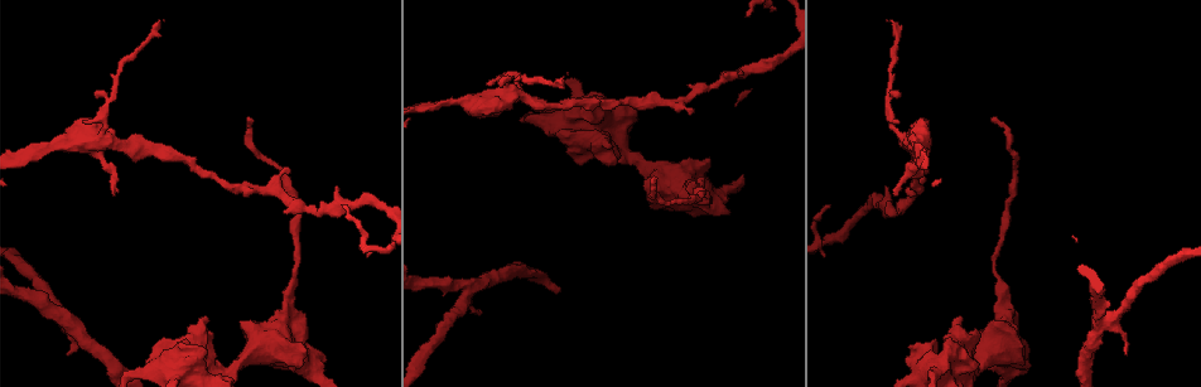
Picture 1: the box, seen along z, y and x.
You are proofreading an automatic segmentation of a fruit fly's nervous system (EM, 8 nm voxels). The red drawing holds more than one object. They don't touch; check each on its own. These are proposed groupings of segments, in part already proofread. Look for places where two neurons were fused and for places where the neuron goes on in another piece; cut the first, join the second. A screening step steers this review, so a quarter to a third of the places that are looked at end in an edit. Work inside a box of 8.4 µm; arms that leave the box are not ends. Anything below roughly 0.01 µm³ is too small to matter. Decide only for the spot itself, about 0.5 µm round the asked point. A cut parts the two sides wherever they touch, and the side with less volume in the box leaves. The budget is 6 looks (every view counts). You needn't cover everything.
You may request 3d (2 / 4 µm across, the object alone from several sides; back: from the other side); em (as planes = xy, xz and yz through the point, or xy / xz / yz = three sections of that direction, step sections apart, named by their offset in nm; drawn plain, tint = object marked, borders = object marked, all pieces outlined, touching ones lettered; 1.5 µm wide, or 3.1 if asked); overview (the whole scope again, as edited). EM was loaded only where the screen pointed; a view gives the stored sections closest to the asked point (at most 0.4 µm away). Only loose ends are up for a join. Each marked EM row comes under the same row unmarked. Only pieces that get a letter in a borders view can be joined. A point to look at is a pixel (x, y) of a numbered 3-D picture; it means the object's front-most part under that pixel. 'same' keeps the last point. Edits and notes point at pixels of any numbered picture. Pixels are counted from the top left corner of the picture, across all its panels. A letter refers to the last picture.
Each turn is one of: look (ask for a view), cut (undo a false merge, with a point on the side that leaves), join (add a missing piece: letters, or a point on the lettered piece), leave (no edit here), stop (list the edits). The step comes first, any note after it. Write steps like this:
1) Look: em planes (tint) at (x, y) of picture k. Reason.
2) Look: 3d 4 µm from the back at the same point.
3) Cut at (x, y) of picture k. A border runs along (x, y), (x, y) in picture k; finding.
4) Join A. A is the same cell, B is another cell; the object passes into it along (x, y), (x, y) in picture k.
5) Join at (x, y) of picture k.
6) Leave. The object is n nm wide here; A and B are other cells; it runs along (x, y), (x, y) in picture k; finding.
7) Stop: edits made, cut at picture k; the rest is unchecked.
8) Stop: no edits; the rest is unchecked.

Look: em yz step 4 (borders) at (469, 285) of picture 1. Three arms meet.

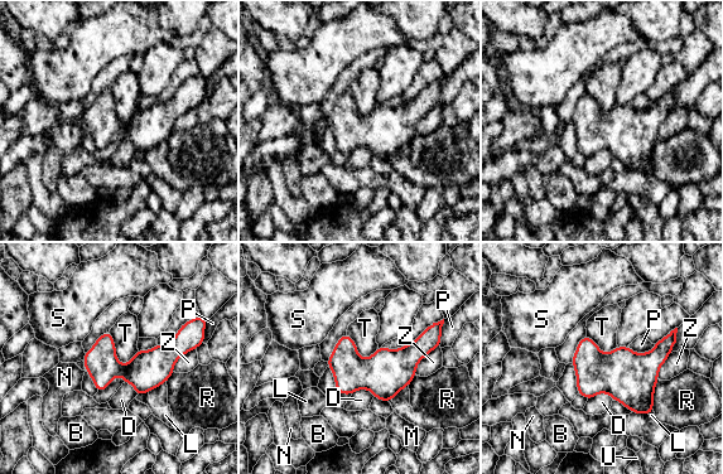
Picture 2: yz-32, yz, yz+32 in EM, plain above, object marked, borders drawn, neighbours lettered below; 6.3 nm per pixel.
Leave. B, D, L, M, N, P, R, S, T, U and Z are other cells; a border runs along (588, 400), (598, 393), (613, 400) in picture 2; one neuron here.

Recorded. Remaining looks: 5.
Look: 3d 2 µm at (692, 109) of picture 1. Free end.

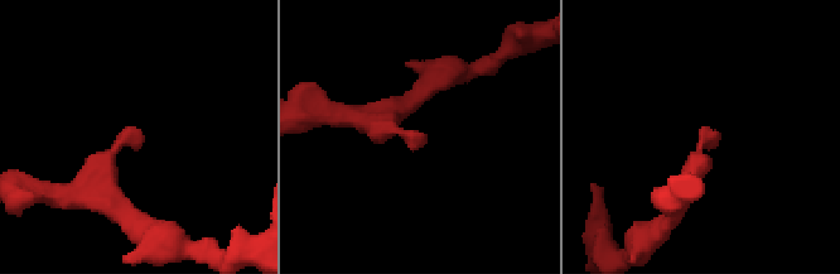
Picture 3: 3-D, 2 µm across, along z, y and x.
Look: em planes (borders) at (699, 137) of picture 3. Shape alone is not enough.

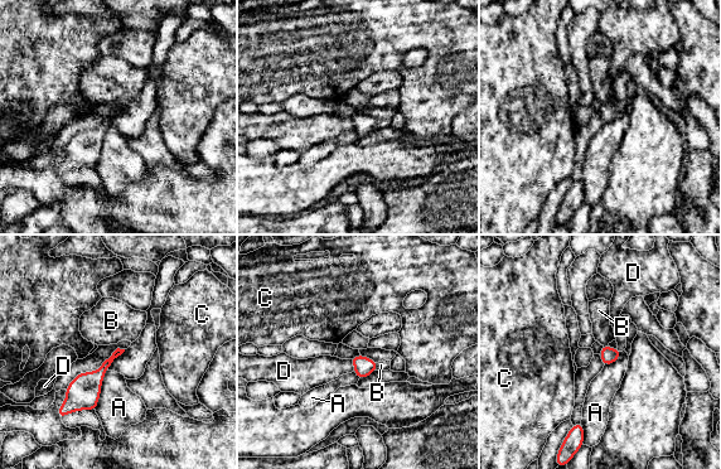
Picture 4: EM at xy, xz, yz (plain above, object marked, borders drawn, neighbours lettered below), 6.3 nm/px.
Leave. A, B, C and D are other cells; a border runs along (348, 359), (354, 371) in picture 4; no lettered piece goes on from it.

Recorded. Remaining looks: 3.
Look: 3d 2 µm at (904, 141) of picture 1. Looks like a crossing.

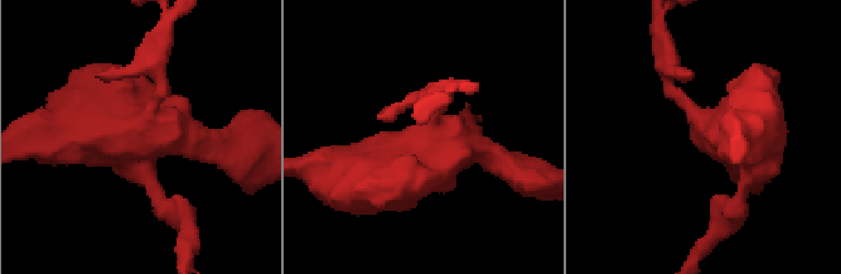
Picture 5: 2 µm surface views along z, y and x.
Look: em planes (tint) at (163, 129) of picture 5. Shape alone is not enough.

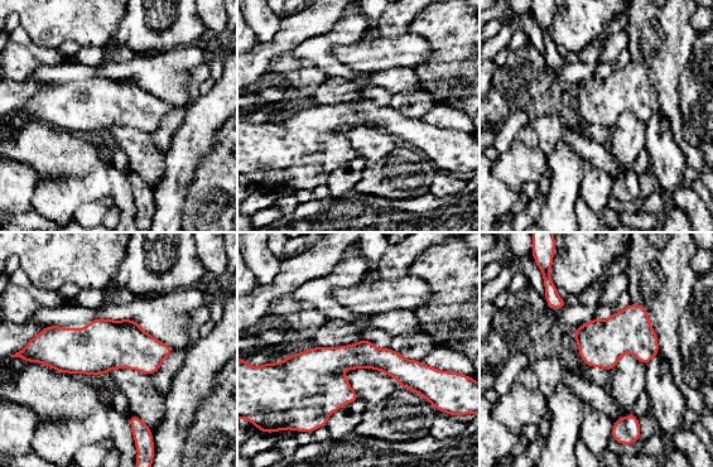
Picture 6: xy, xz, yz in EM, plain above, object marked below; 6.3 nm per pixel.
Look: em planes (borders) at the same point.

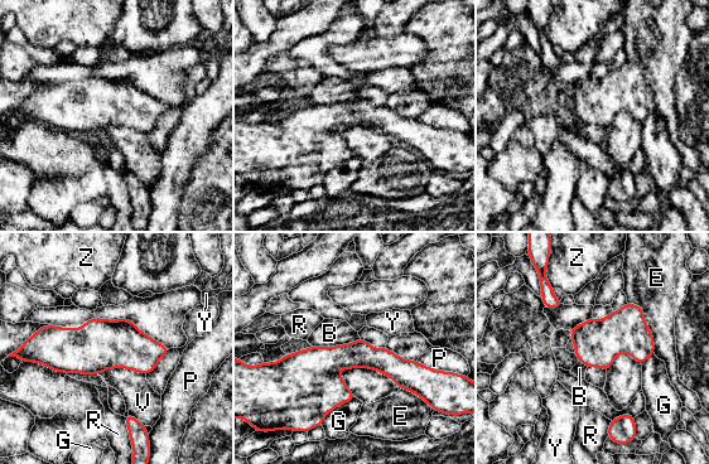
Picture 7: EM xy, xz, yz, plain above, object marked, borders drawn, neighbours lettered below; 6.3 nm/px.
Leave. The longest contact is with E, 380 nm; B, E, G, P, R, V, Y and Z are other cells; a border runs along (627, 301), (641, 307), (655, 353) in picture 7; continuous, no second neuron.

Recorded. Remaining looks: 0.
Stop: no edits; the rest is unchecked.

